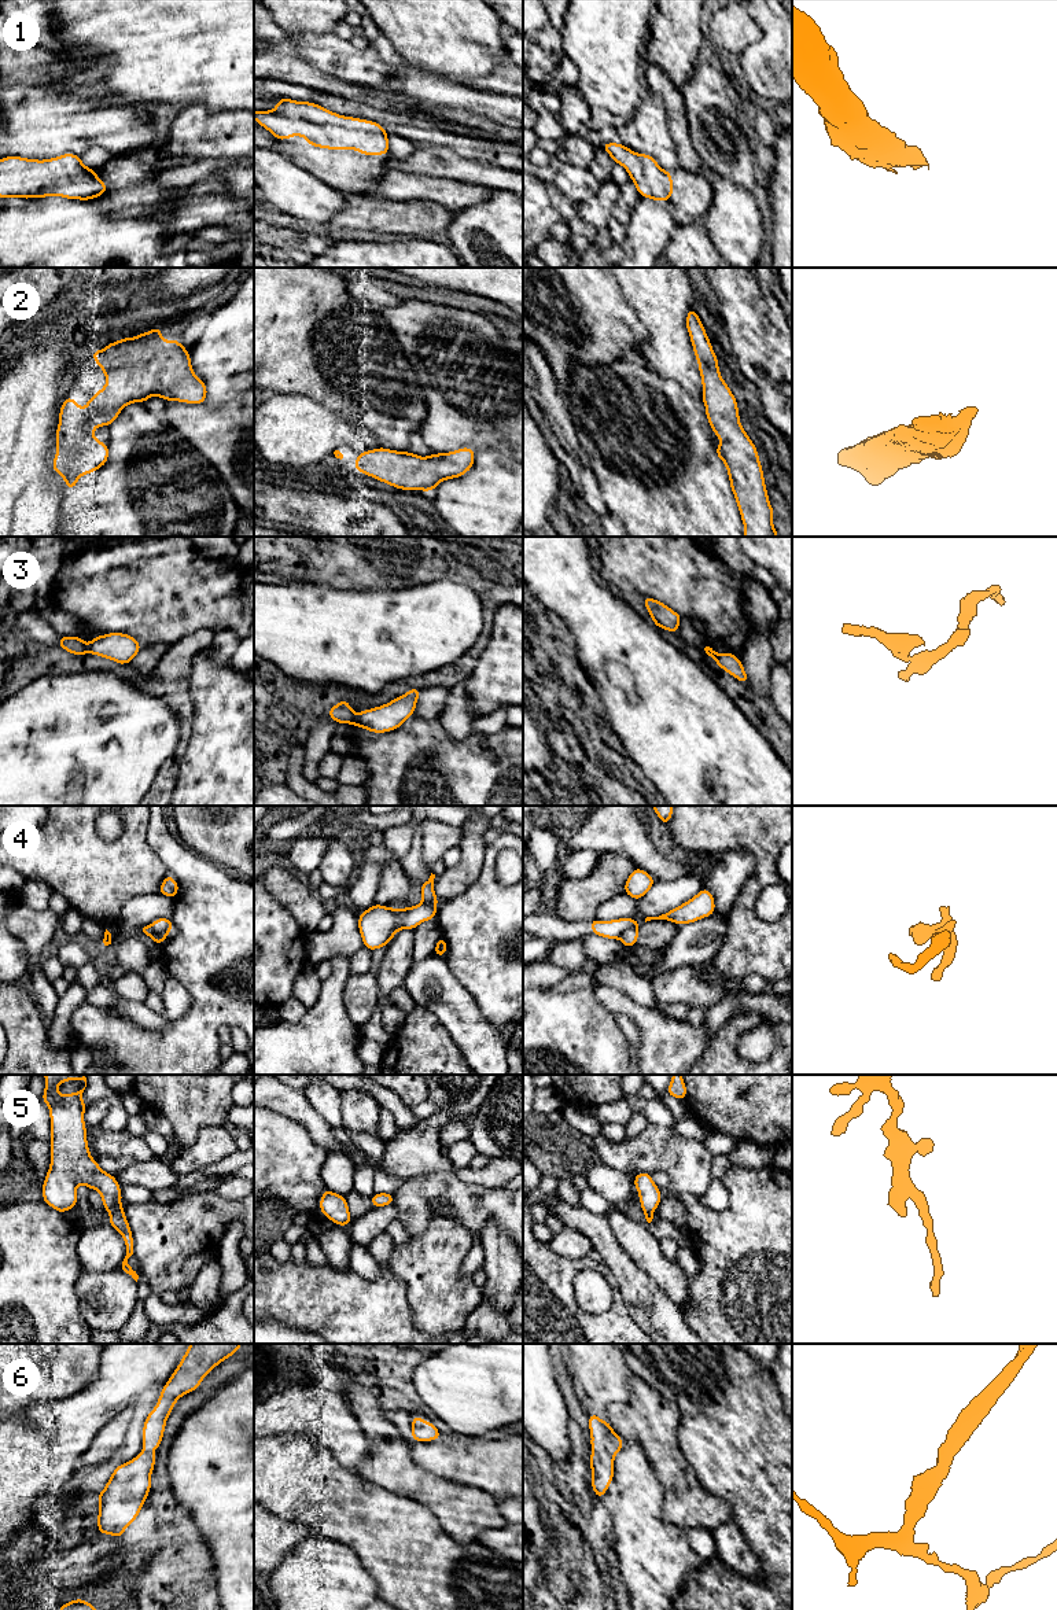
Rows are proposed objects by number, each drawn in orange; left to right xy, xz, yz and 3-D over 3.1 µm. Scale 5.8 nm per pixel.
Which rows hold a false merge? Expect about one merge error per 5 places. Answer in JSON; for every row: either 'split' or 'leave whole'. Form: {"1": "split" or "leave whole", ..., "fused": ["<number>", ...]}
{"1": "leave whole", "2": "leave whole", "3": "split", "4": "split", "5": "leave whole", "6": "leave whole", "fused": ["3", "4"]}

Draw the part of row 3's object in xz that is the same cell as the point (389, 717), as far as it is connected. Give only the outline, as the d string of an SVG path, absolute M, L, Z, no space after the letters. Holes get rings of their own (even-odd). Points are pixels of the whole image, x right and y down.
M410 688L405 695L387 704L364 710L354 715L354 726L372 733L386 733L398 729L415 712L421 689Z

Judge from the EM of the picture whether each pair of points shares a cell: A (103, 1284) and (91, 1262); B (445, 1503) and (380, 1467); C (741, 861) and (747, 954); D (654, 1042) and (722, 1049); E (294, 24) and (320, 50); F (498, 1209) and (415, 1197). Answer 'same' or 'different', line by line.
A: different
B: same
C: different
D: different
E: different
F: same

